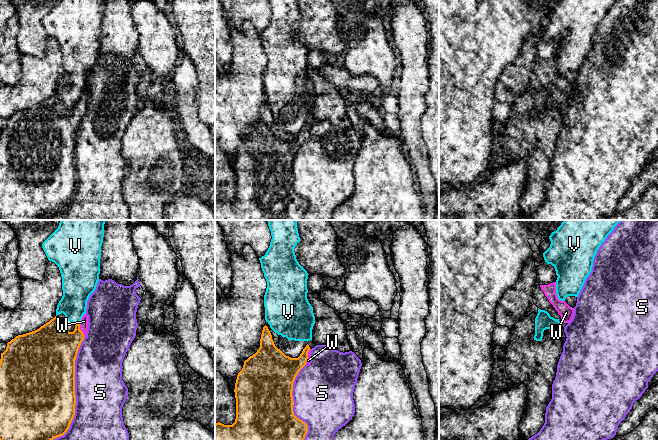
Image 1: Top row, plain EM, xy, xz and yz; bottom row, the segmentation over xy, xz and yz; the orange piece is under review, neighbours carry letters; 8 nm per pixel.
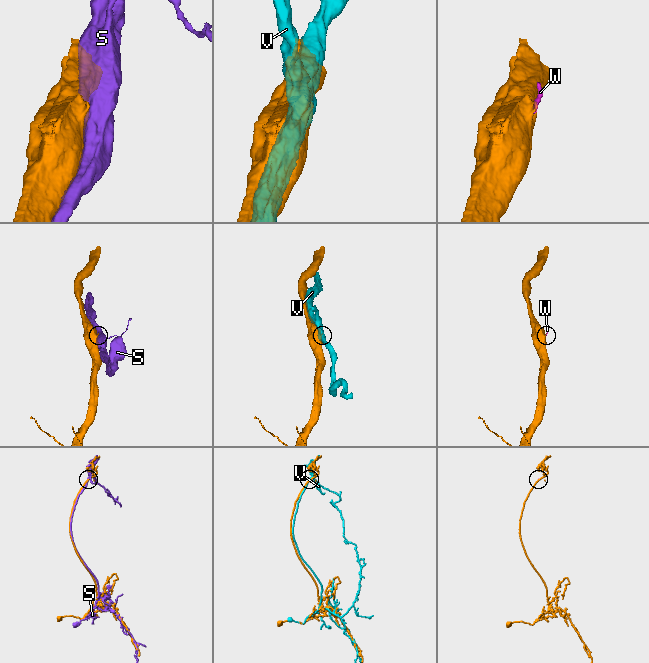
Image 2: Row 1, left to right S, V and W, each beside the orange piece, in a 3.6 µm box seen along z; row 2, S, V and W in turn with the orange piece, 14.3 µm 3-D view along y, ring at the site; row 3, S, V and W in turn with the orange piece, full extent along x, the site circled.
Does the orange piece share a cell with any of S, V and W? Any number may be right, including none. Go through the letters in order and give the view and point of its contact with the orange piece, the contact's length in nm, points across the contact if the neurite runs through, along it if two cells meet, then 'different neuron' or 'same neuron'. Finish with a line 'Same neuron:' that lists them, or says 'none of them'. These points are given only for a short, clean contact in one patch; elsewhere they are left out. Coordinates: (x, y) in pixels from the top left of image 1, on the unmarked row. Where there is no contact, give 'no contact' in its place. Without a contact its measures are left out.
S: meets orange in xy at (74, 170); contact 900 nm long; different neuron
V: meets orange in xy at (76, 100); contact 40 nm long; different neuron
W: meets orange in xy at (80, 106); contact 130 nm long; runs through xy (55, 124), (65, 121), (80, 106), (84, 97); same neuron
Same neuron: W

